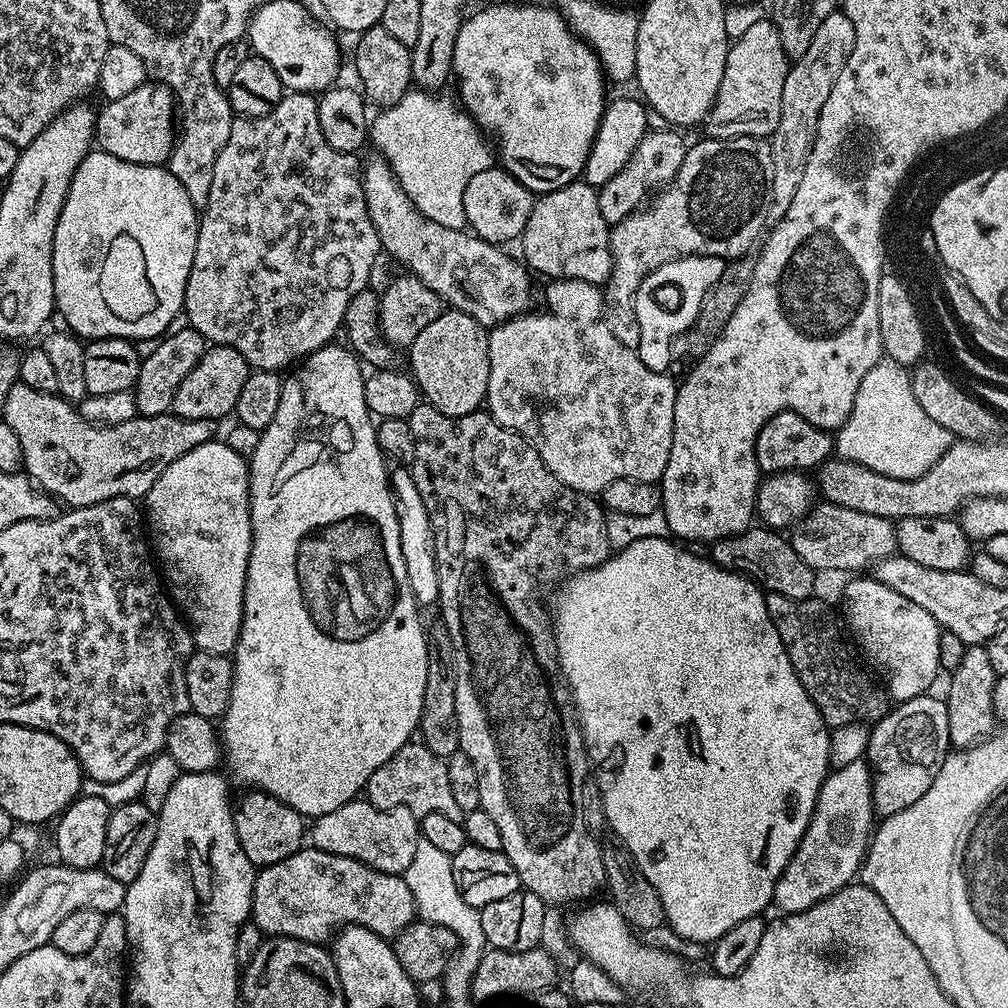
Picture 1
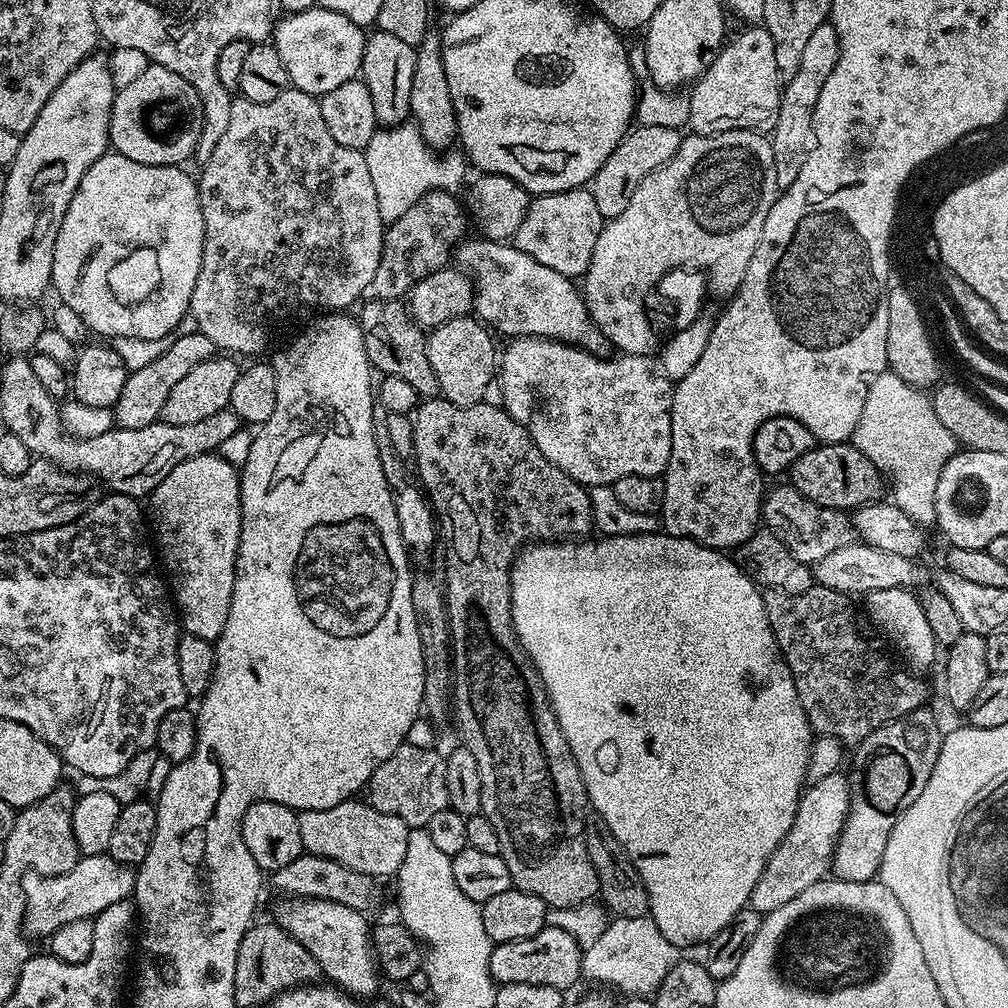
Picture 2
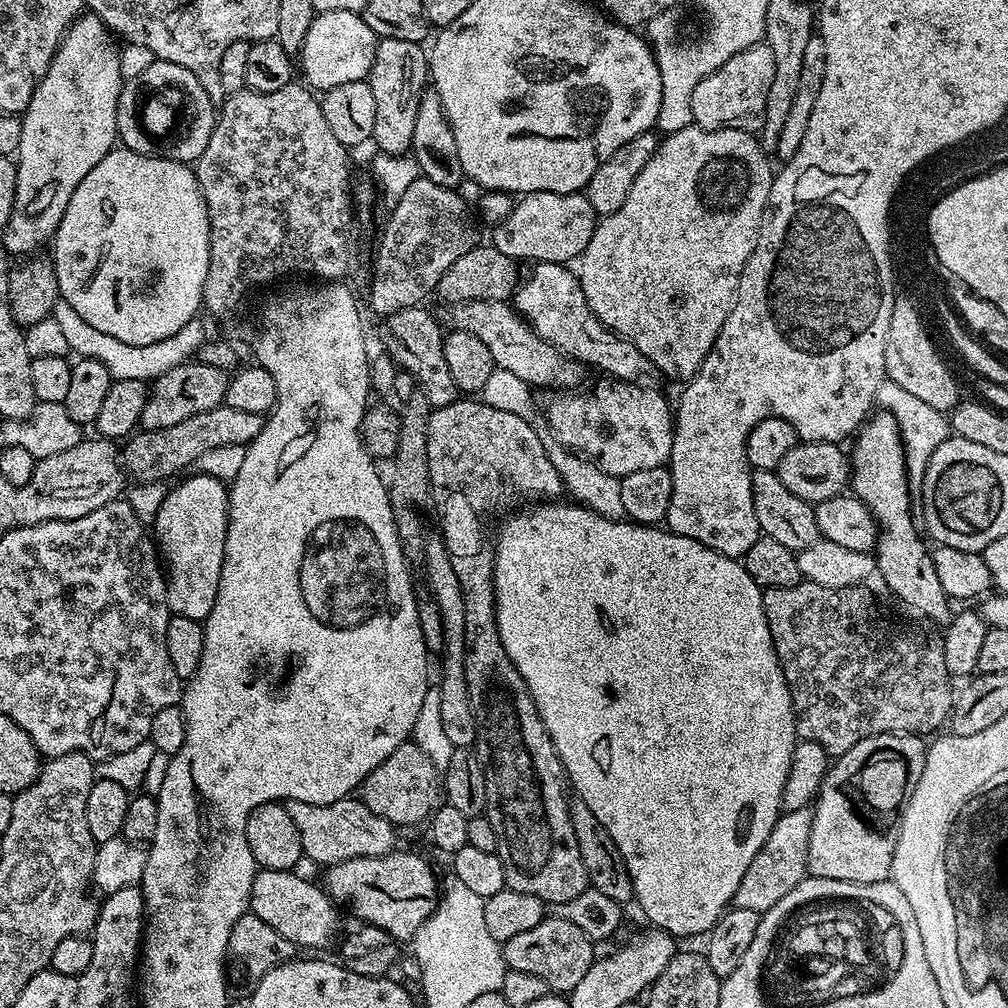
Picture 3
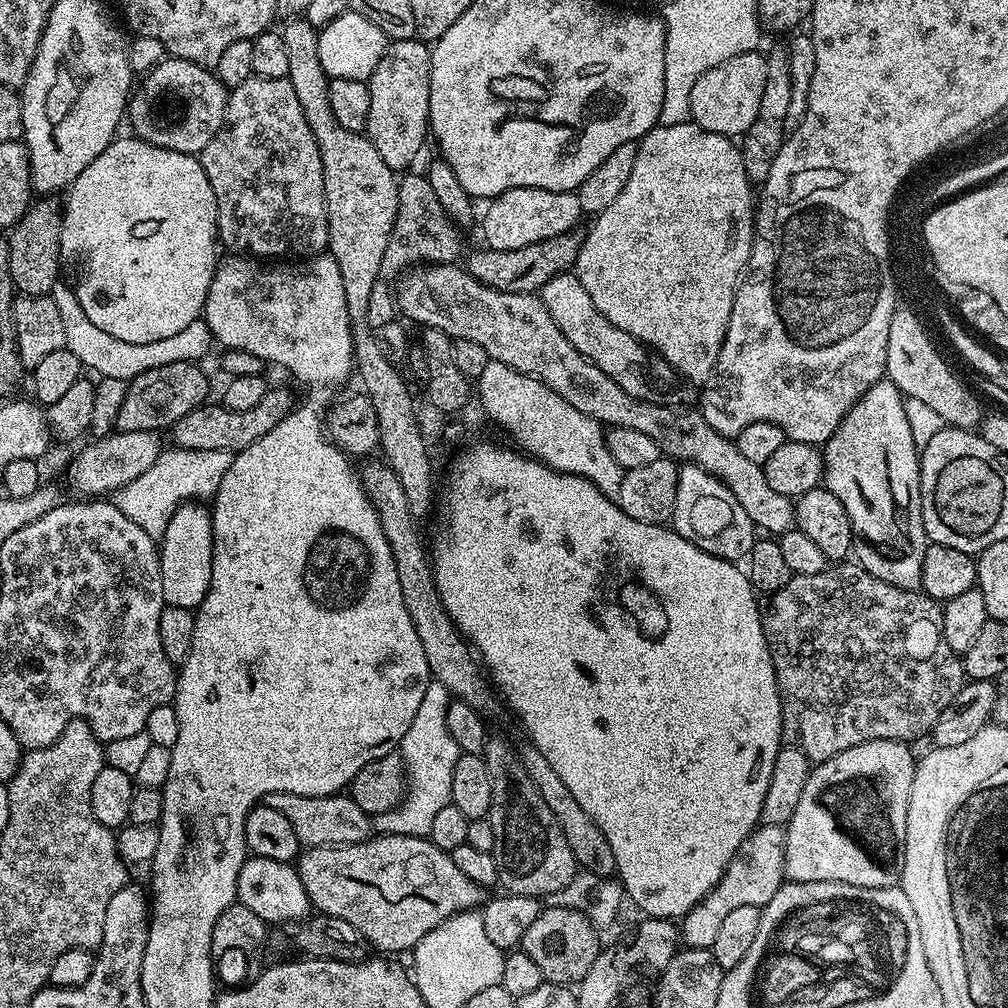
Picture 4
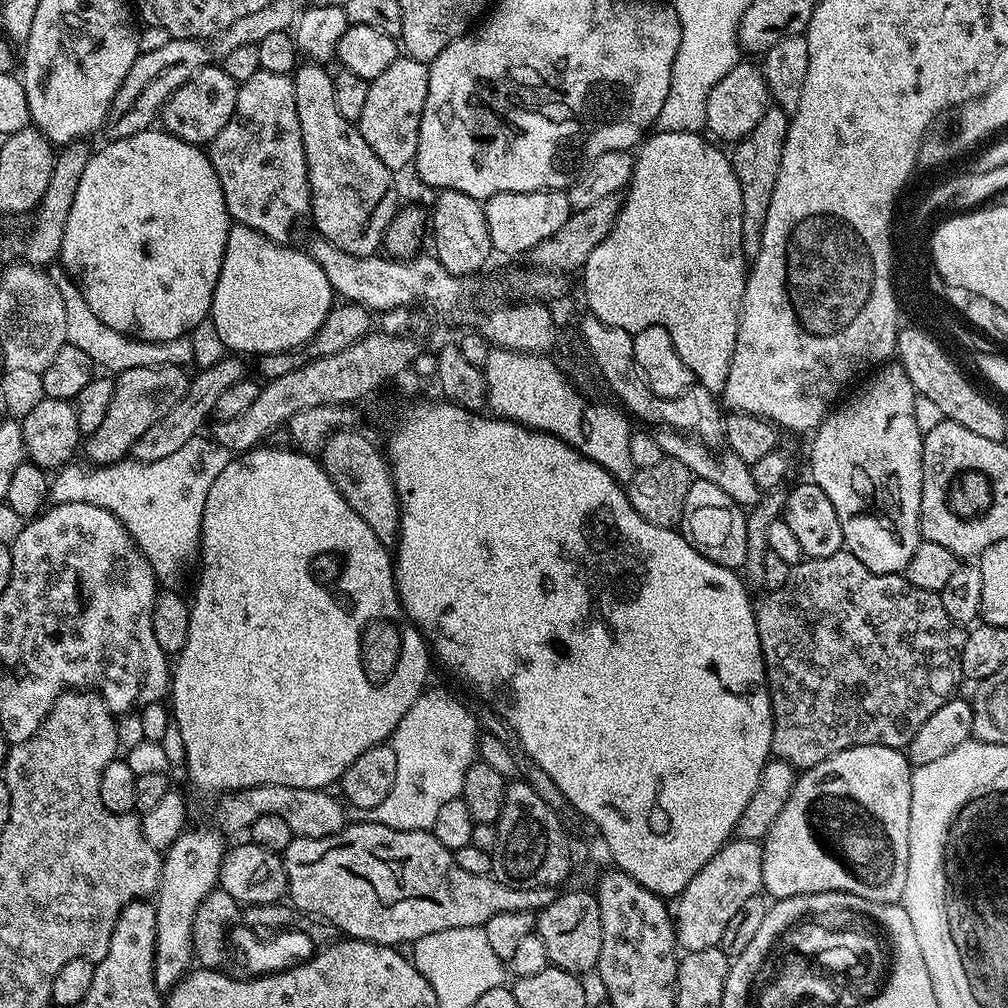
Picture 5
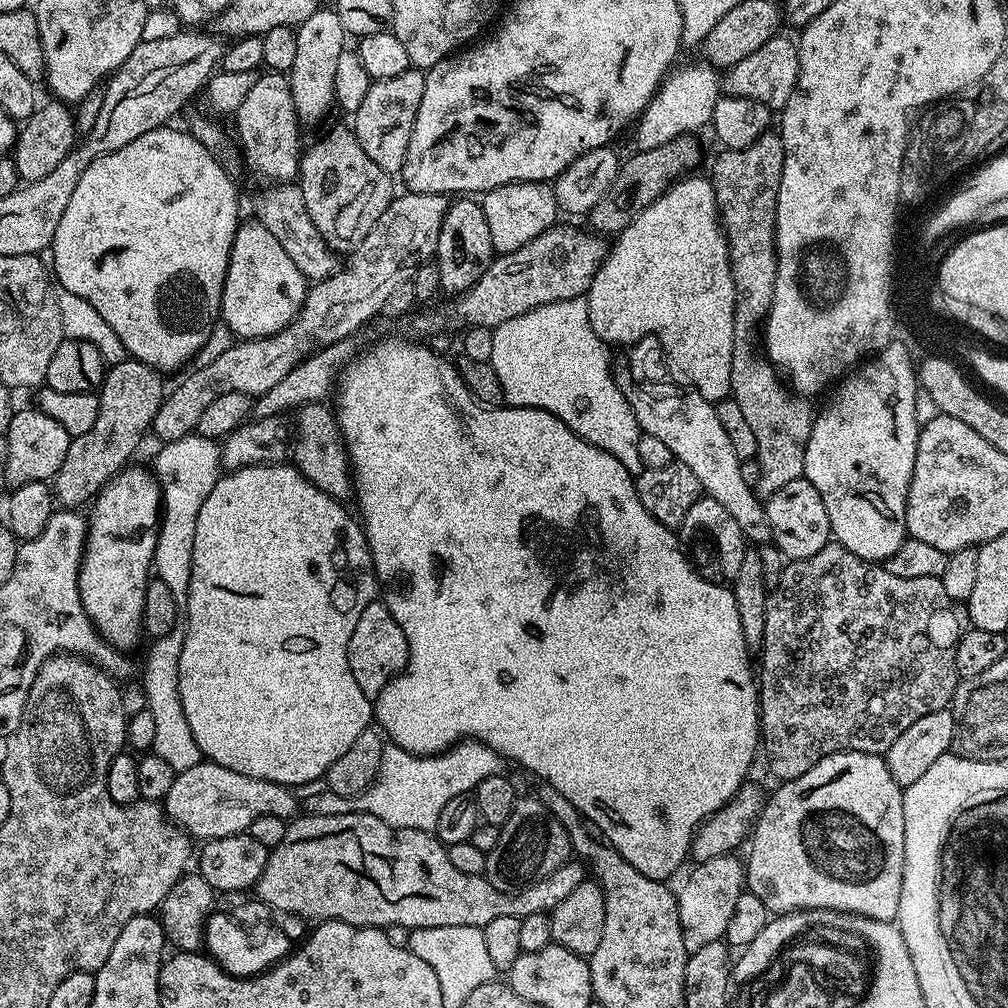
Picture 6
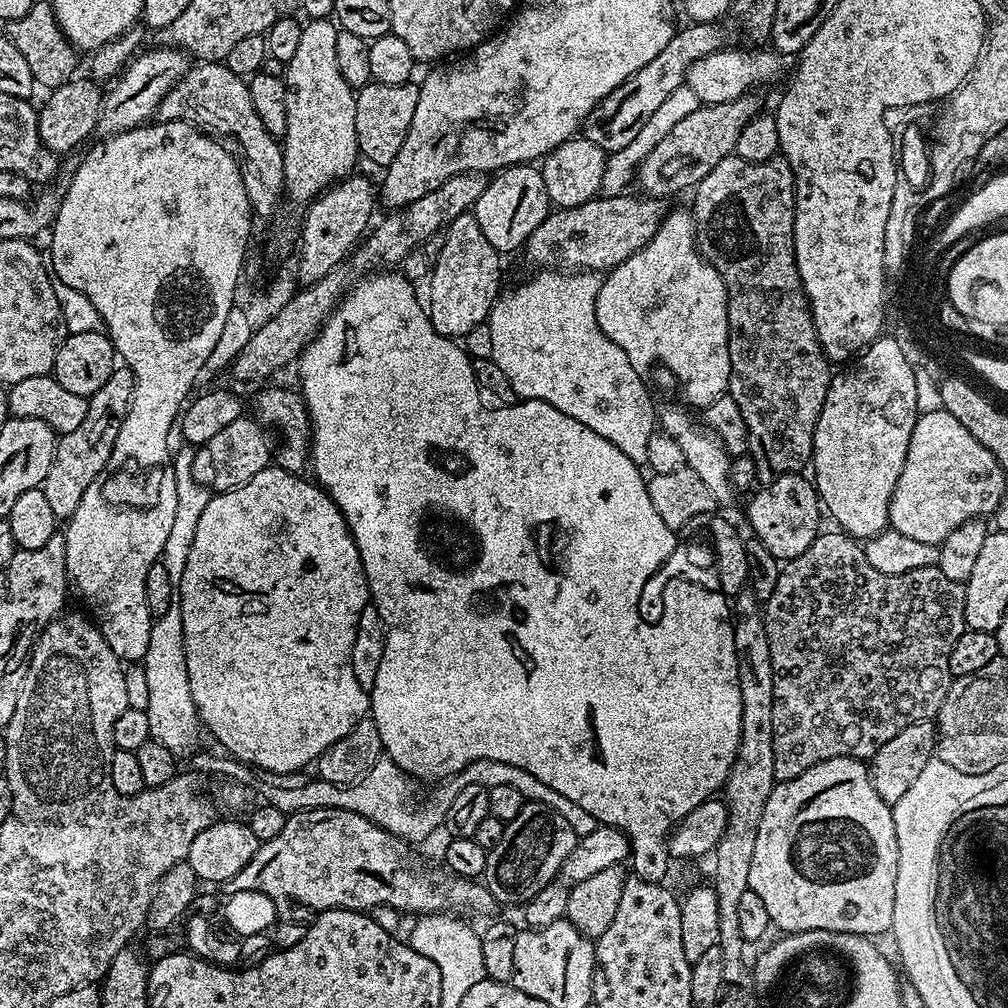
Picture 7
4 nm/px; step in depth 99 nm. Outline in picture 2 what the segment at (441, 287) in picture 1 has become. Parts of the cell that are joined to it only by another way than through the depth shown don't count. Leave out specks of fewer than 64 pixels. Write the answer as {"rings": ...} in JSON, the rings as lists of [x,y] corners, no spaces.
{"rings":[[[477,238],[465,239],[455,249],[454,260],[470,277],[474,289],[474,312],[493,333],[505,332],[505,337],[538,336],[545,340],[560,340],[575,344],[585,352],[607,357],[608,339],[596,328],[579,287],[569,277],[534,262],[530,254],[522,254],[511,243]]]}

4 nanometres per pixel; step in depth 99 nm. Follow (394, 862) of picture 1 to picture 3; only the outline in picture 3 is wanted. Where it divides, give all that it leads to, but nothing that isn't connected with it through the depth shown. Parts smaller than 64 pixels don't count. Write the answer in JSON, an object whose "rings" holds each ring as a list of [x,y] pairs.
{"rings":[[[349,798],[329,804],[287,801],[290,818],[302,838],[302,850],[316,864],[331,866],[354,858],[374,858],[393,851],[397,829],[386,818],[374,814],[359,798]]]}

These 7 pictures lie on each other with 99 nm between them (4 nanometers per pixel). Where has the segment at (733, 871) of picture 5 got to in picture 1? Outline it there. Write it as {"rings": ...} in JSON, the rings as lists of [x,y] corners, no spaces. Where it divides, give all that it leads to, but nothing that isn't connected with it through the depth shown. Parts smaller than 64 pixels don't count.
{"rings":[[[864,760],[850,762],[850,766],[829,771],[824,779],[822,790],[818,796],[816,809],[810,820],[810,826],[794,854],[786,866],[786,870],[778,878],[774,886],[772,904],[781,908],[781,913],[791,914],[810,910],[818,902],[828,896],[833,896],[847,884],[853,883],[859,877],[865,856],[868,855],[868,845],[872,842],[874,825],[877,823],[878,813],[872,797],[872,769]]]}

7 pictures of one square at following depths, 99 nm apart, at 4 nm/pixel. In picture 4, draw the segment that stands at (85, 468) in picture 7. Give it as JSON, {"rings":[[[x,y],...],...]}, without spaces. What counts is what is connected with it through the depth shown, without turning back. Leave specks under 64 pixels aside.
{"rings":[[[170,362],[170,366],[158,366],[158,370],[146,370],[146,374],[135,376],[126,390],[126,402],[122,402],[122,410],[118,410],[116,428],[122,432],[171,429],[172,425],[186,418],[190,410],[209,399],[208,376],[200,367],[199,363]]]}

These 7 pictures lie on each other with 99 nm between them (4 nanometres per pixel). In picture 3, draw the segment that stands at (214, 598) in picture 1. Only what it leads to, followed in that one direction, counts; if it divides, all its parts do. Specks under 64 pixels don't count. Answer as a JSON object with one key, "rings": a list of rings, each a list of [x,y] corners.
{"rings":[[[185,475],[181,484],[165,491],[154,521],[154,540],[166,573],[169,613],[203,622],[210,610],[214,610],[218,578],[222,578],[228,529],[228,488],[225,481],[213,476],[195,475]]]}

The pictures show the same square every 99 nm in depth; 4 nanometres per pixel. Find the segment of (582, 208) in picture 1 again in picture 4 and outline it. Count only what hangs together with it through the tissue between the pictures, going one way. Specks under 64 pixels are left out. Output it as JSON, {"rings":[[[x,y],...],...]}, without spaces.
{"rings":[[[511,188],[489,204],[492,205],[484,212],[483,243],[494,250],[522,250],[522,246],[534,246],[534,242],[546,242],[548,238],[573,231],[582,219],[576,192]]]}

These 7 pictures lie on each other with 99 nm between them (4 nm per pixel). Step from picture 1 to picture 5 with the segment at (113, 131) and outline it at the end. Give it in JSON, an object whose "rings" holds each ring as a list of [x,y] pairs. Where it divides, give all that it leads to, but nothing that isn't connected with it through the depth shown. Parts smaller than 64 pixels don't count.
{"rings":[[[218,64],[204,67],[187,80],[161,109],[163,129],[191,144],[204,146],[211,143],[222,127],[226,126],[237,106],[239,84]]]}

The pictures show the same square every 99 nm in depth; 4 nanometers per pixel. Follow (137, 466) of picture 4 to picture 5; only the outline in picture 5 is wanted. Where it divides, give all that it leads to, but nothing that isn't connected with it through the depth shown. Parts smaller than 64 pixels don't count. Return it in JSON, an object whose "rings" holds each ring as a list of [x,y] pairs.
{"rings":[[[228,359],[232,360],[220,360],[217,364],[202,369],[197,376],[193,375],[188,381],[188,389],[182,402],[178,402],[178,406],[174,406],[174,410],[170,410],[170,414],[166,414],[166,418],[154,422],[154,426],[150,426],[150,430],[146,430],[146,434],[142,434],[142,438],[138,438],[138,442],[131,450],[131,455],[139,463],[158,462],[158,458],[167,458],[169,454],[176,453],[179,448],[186,446],[186,442],[190,442],[193,436],[203,429],[200,427],[204,423],[206,423],[205,425],[209,423],[210,417],[216,411],[218,397],[225,390],[230,390],[230,386],[234,386],[234,382],[243,380],[246,376],[244,364],[240,361],[243,359]]]}

